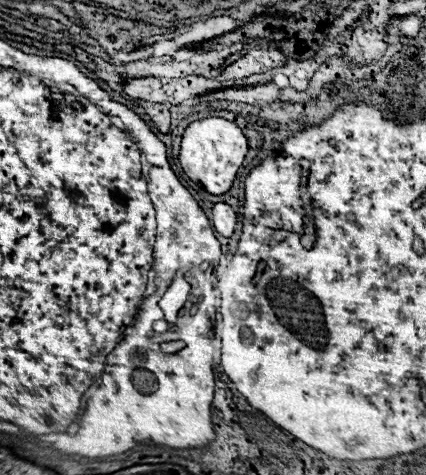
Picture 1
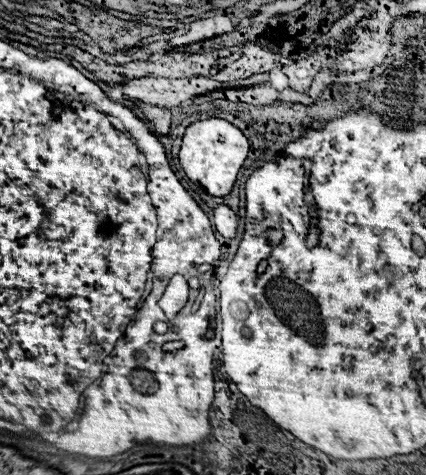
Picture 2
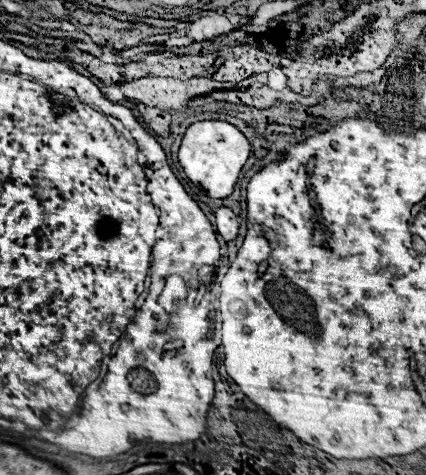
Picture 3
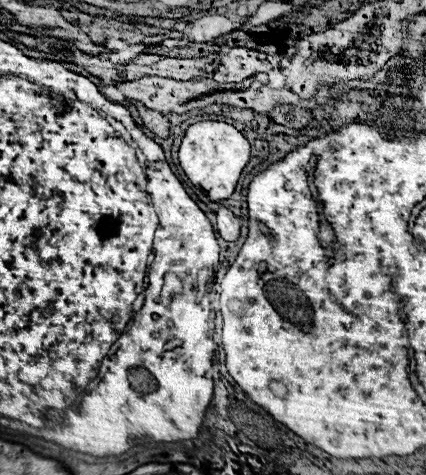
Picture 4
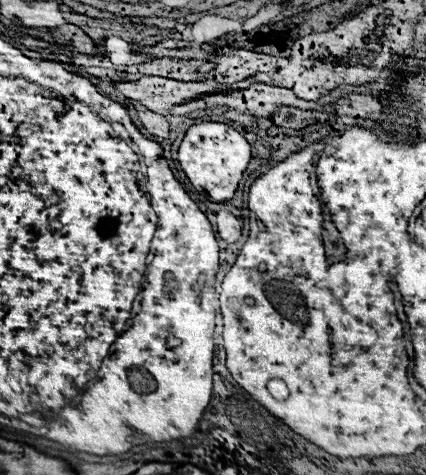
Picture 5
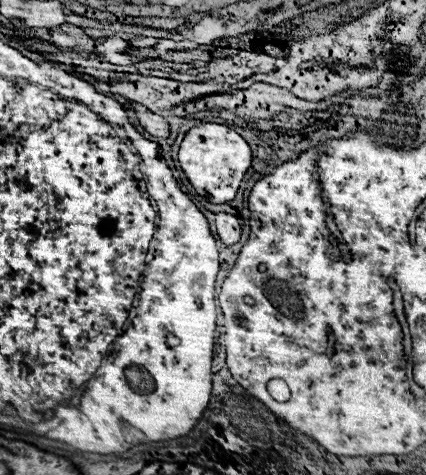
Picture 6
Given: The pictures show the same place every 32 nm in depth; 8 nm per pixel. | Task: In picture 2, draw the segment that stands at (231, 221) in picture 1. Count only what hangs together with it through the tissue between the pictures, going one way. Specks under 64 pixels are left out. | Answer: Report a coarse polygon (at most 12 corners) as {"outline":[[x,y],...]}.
{"outline":[[226,204],[214,208],[214,228],[224,236],[236,234],[238,216]]}

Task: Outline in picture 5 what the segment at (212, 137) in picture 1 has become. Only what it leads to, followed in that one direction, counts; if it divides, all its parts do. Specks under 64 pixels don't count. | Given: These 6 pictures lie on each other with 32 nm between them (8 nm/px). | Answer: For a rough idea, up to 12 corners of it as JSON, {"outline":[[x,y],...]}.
{"outline":[[228,124],[188,128],[178,162],[210,202],[234,196],[250,144]]}

